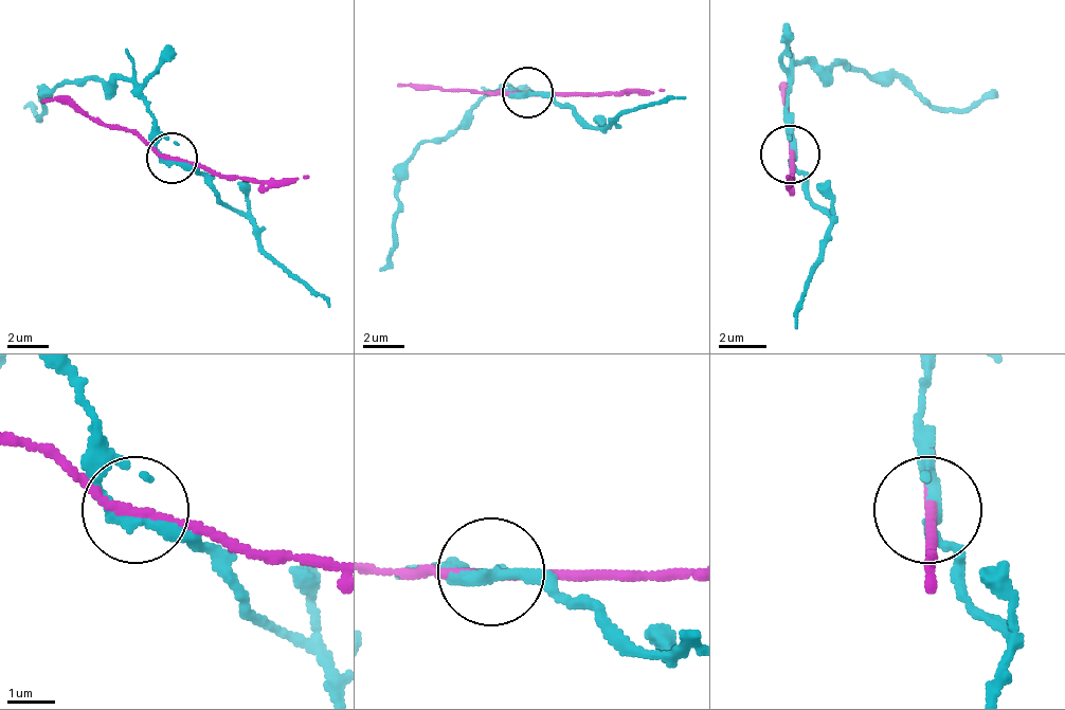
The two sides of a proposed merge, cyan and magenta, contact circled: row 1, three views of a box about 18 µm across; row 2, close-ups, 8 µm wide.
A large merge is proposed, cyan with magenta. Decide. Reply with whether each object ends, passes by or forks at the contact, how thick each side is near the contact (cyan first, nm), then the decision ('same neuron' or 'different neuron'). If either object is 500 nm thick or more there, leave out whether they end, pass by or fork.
cyan passes by | magenta passes by | 240/180 nm | different neuron

